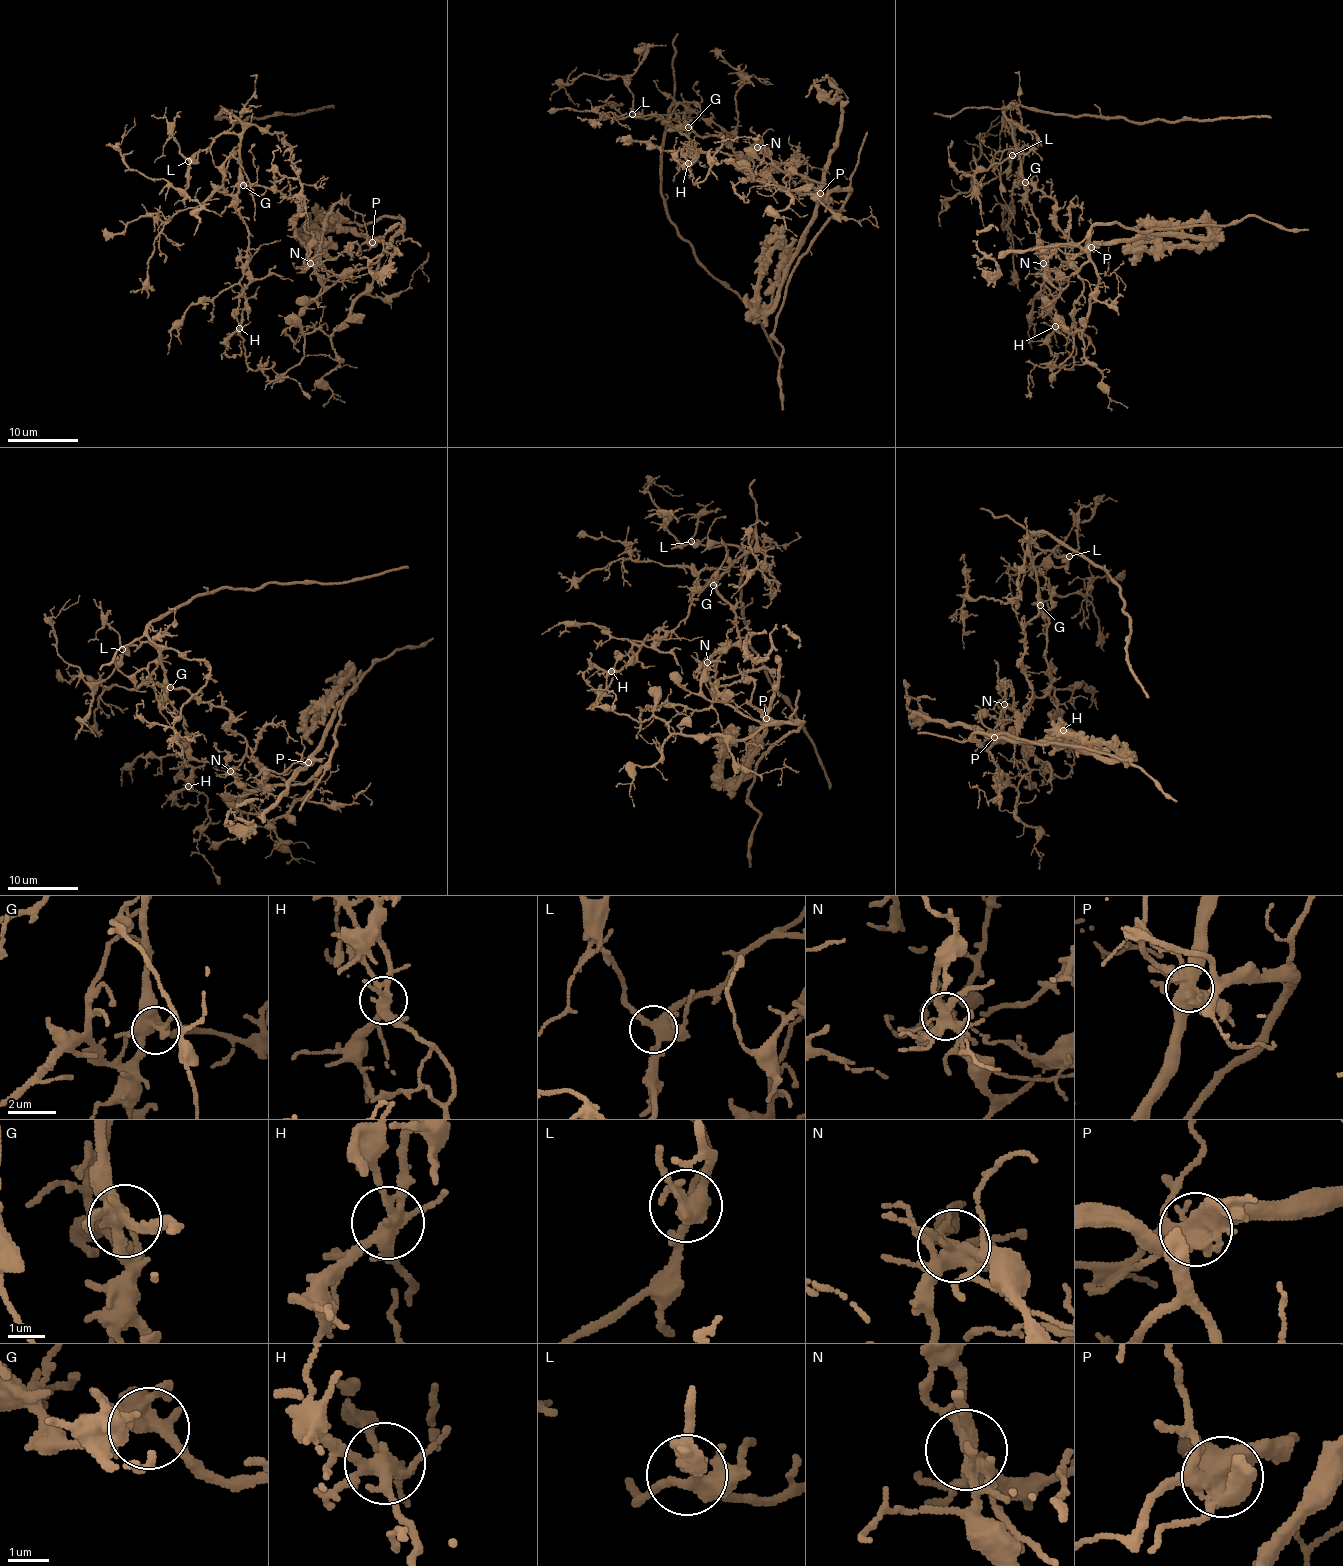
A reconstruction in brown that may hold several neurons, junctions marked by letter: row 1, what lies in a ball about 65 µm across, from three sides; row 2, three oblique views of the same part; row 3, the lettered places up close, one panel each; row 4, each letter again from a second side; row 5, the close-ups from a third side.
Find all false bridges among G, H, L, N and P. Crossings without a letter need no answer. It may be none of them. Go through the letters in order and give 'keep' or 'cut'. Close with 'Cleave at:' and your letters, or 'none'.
G: keep
H: cut
L: keep
N: cut
P: cut
Cleave at: H, N, P

